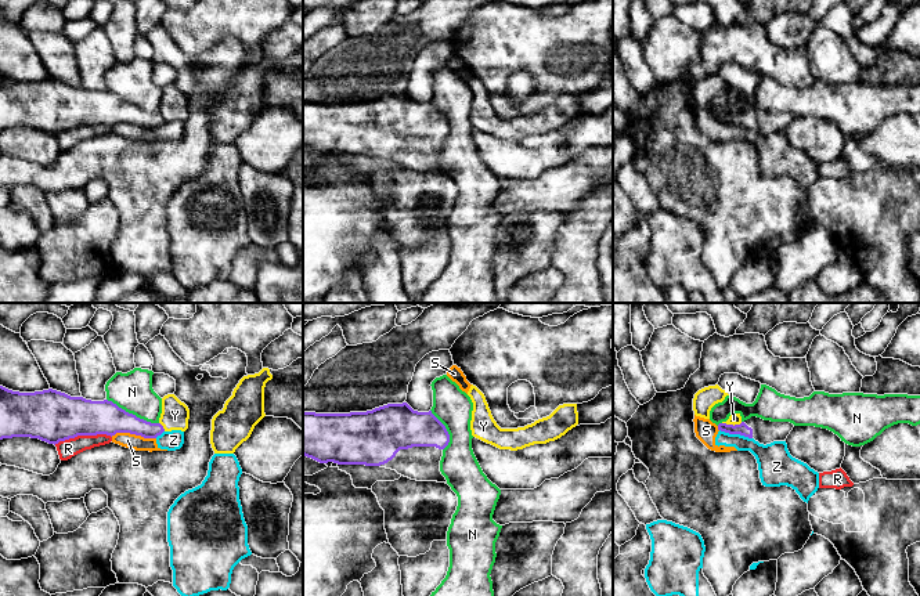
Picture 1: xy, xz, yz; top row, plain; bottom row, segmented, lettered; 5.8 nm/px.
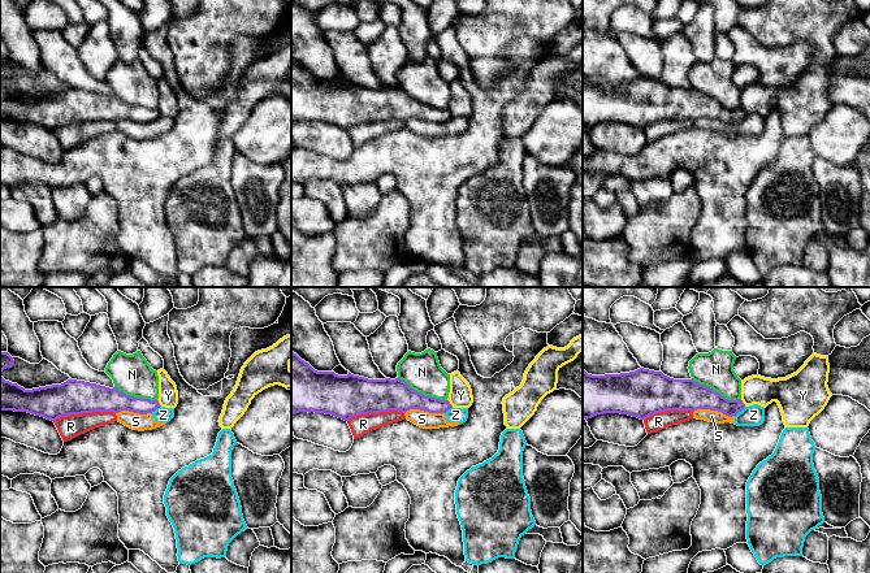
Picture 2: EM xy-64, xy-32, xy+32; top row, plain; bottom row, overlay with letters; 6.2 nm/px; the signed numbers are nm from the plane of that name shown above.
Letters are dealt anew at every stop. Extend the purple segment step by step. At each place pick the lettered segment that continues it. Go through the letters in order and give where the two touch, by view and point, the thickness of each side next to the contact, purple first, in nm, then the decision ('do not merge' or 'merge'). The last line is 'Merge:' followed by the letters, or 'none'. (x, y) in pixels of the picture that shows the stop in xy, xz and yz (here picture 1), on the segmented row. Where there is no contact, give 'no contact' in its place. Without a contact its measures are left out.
N: xy (132, 414) | 200/220 nm | do not merge
R: xy (82, 434) | 300/110 nm | do not merge
S: xy (133, 433) | 200/90 nm | do not merge
Y: yz (732, 425) | 70/70 nm | do not merge
Z: yz (736, 433) | 70/170 nm | do not merge
Merge: none

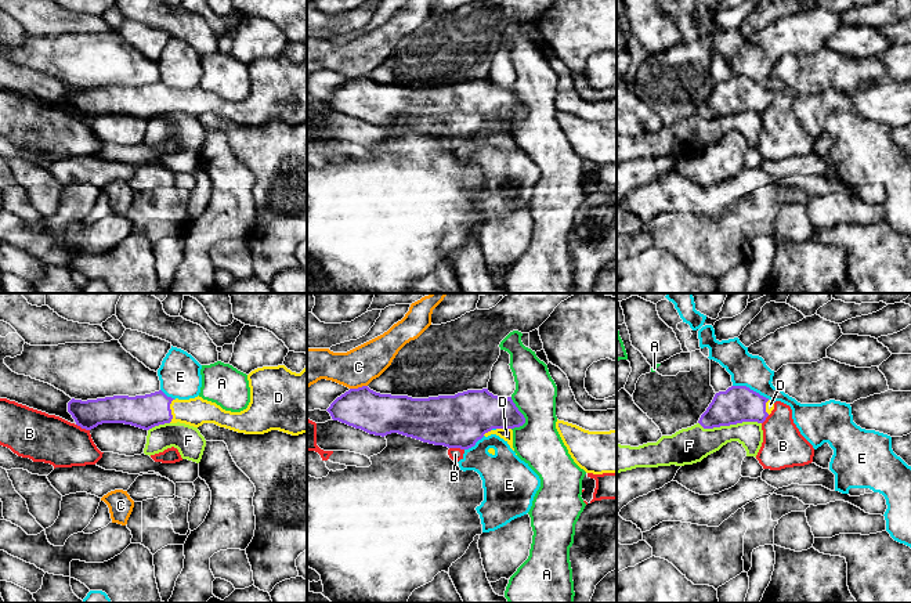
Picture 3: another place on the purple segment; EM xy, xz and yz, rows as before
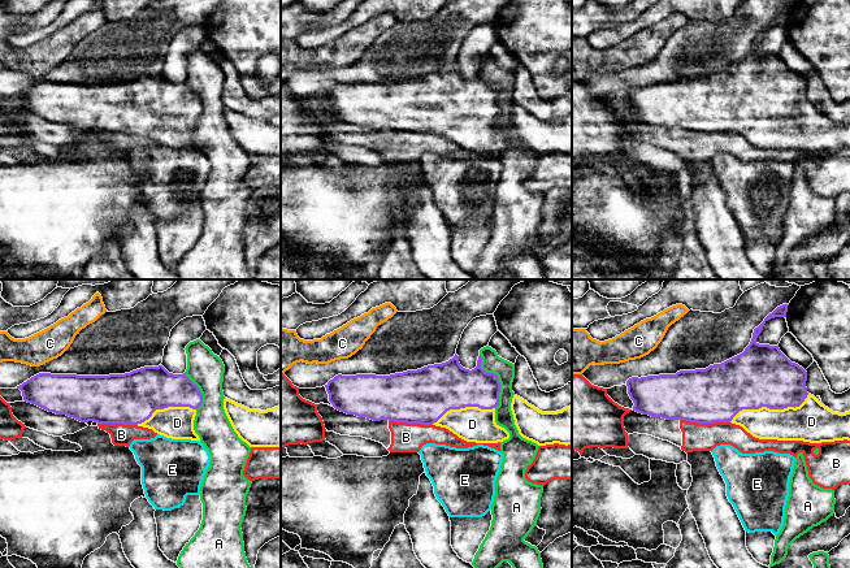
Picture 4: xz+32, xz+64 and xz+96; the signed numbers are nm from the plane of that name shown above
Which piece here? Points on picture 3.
A: xz (523, 415) | 240/260 nm | do not merge
B: xz (456, 447) | 320/80 nm | do not merge
C: xz (358, 387) | 240/220 nm | do not merge
D: xy (170, 411) | 190/160 nm | merge
E: yz (749, 389) | 220/190 nm | do not merge
F: yz (729, 425) | 220/200 nm | do not merge
Merge: D

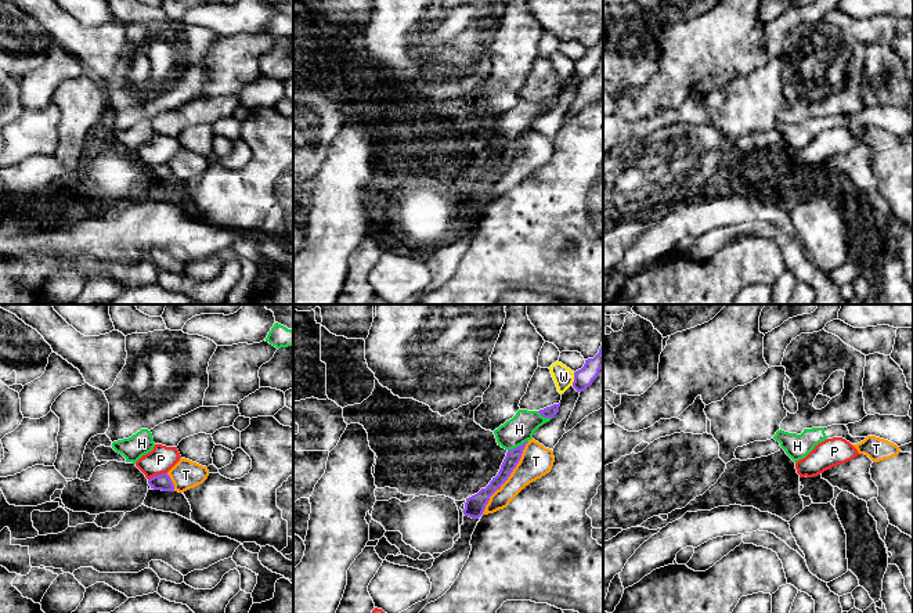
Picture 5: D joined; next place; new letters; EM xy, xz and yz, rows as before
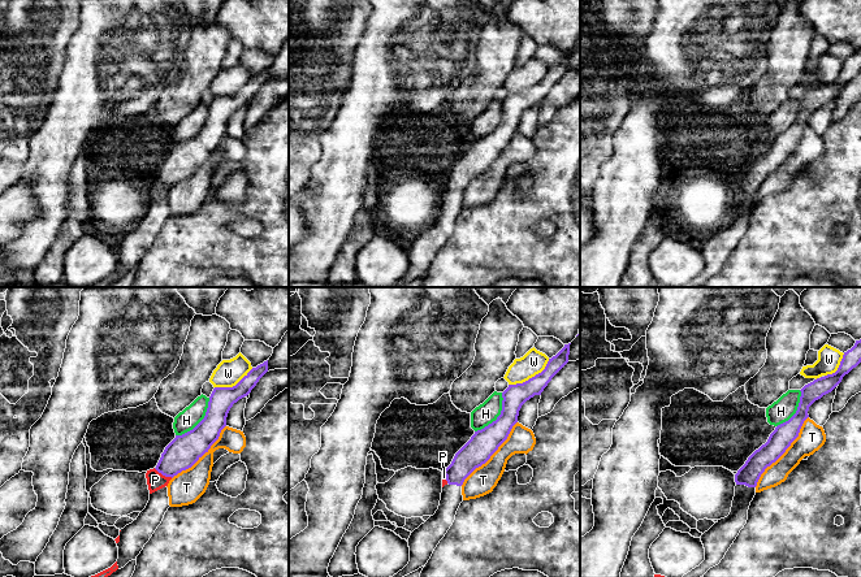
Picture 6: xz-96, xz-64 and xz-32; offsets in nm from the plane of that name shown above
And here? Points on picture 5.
H: xz (519, 446) | 90/160 nm | do not merge
P: xy (158, 475) | 100/160 nm | do not merge
T: xz (508, 476) | 110/180 nm | do not merge
W: xz (574, 378) | 110/120 nm | do not merge
Merge: none

